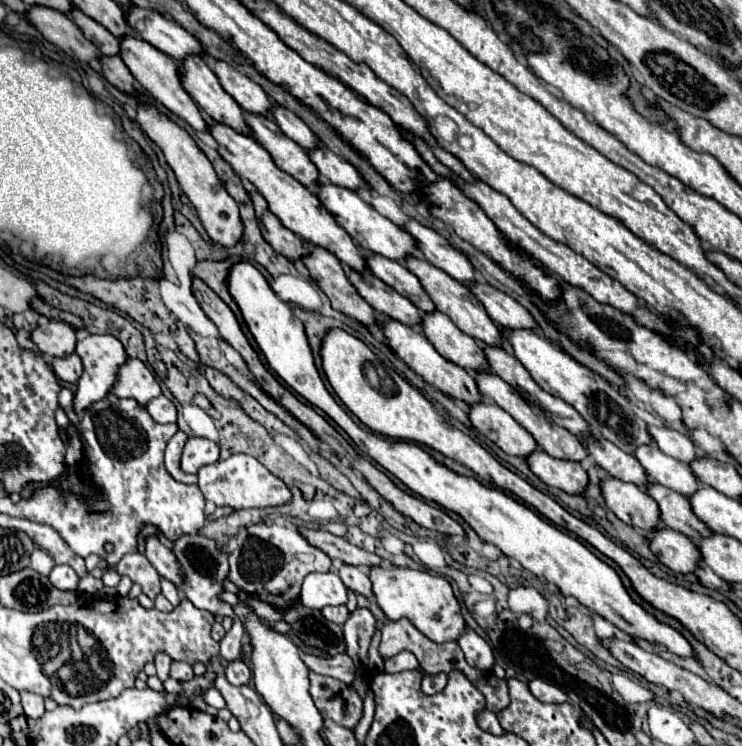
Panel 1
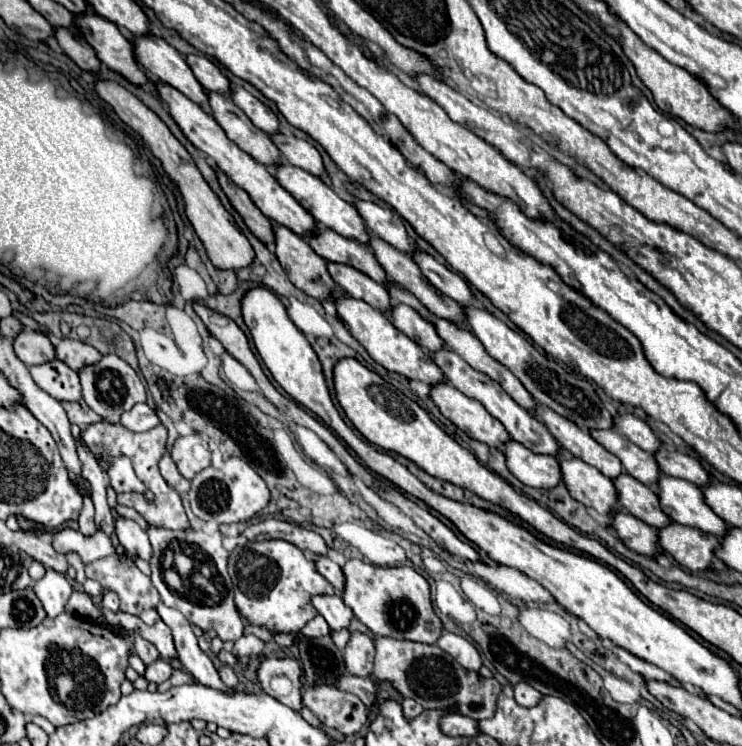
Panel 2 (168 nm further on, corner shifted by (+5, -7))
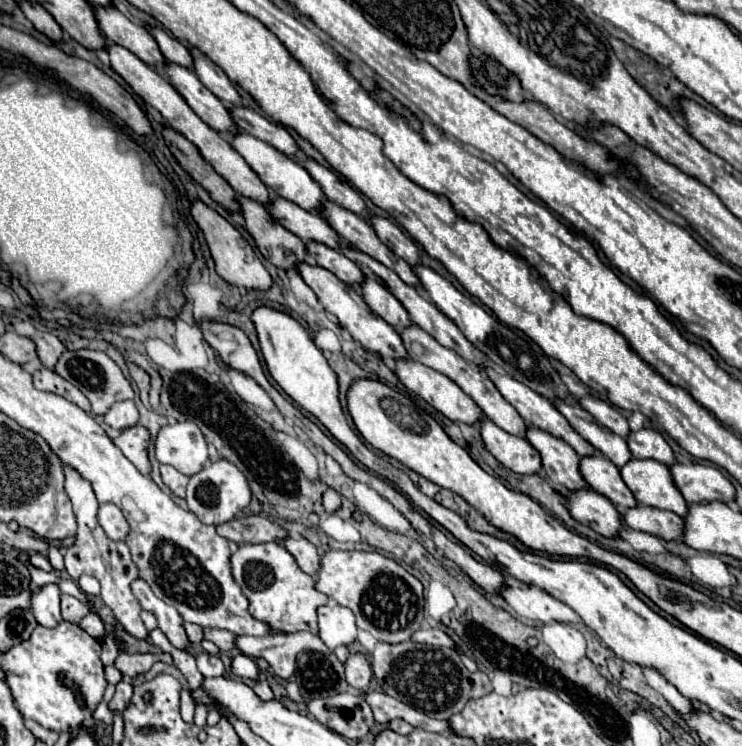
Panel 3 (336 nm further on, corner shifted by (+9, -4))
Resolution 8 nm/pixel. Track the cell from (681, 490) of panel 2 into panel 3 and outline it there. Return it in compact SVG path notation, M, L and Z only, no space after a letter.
M632 457L624 467L620 467L620 477L642 505L668 509L676 515L682 515L682 509L686 509L684 497L678 493L678 489L674 489L674 485L670 485L666 465L654 459Z

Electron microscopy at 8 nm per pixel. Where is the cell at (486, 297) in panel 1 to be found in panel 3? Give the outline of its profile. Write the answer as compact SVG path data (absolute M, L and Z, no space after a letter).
M370 215L370 225L376 231L376 235L380 237L382 243L386 243L388 249L392 249L398 257L402 257L406 263L414 265L414 261L420 261L418 249L412 243L410 237L406 237L398 225L394 225L390 219L380 217L380 215Z

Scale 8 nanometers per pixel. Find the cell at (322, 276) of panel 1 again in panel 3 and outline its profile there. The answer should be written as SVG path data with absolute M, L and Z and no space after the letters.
M238 195L236 201L240 203L246 231L254 239L260 253L272 265L288 269L288 267L296 267L294 261L306 259L306 247L300 241L300 237L278 225L278 221L274 221L270 213L266 213L266 207L262 203L242 195Z

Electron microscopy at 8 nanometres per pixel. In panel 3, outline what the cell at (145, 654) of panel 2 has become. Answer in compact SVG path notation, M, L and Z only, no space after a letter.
M64 465L64 473L66 473L66 493L72 501L74 515L78 521L76 541L64 551L64 567L74 581L78 581L78 577L84 573L96 577L102 587L100 595L102 595L104 603L114 611L114 615L122 623L122 627L136 639L144 639L148 635L148 631L140 619L142 607L130 589L130 581L134 581L134 577L138 577L138 567L132 563L126 543L108 539L106 533L102 531L102 527L98 525L98 519L96 519L98 501L94 497L94 491L90 489L90 485L86 485L86 481L82 481L82 477L78 477L78 473L74 473L74 469L66 469L66 465Z

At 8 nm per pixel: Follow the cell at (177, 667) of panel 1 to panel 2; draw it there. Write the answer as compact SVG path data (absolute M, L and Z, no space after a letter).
M158 660L158 662L150 664L150 666L146 666L144 678L150 680L150 682L156 682L156 684L162 684L172 676L172 672L174 672L174 668L172 668L172 664L168 660Z

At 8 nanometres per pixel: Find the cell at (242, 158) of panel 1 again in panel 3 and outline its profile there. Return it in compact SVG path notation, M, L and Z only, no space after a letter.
M106 41L106 53L110 55L110 67L134 89L134 93L138 97L144 99L144 103L152 105L156 111L160 111L160 115L166 119L166 123L176 129L178 133L182 133L190 143L194 143L202 155L202 159L206 163L210 163L214 167L214 171L224 177L228 181L228 185L236 191L242 193L244 197L250 197L258 203L266 203L268 197L268 189L262 185L262 181L258 181L258 175L246 165L246 161L242 161L242 157L238 157L238 153L234 153L234 149L230 149L230 143L226 139L222 139L214 129L210 129L188 105L186 101L180 97L180 93L152 67L148 67L144 61L140 61L134 53L130 53L128 49Z

